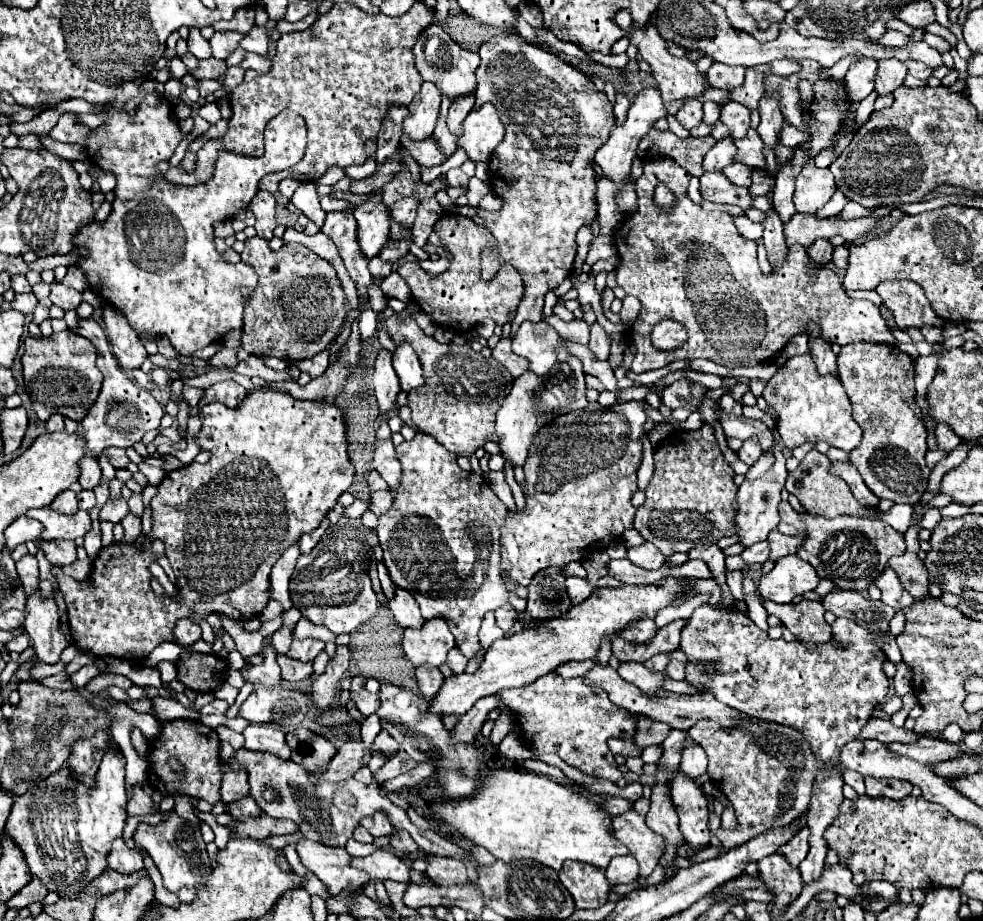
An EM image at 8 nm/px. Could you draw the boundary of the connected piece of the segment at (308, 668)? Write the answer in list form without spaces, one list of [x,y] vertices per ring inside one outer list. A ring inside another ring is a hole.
[[[278,655],[278,665],[282,669],[282,679],[292,681],[292,683],[312,675],[312,663],[302,663],[302,661],[290,659],[286,655]]]

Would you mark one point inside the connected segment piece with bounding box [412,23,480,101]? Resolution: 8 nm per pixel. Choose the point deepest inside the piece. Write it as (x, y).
(452, 69)

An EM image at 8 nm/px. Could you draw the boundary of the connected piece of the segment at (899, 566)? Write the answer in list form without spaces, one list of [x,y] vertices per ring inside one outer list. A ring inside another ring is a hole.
[[[908,527],[906,531],[906,553],[900,557],[892,557],[888,561],[888,565],[898,571],[902,586],[908,589],[908,592],[917,601],[924,599],[930,591],[930,577],[926,571],[926,565],[922,559],[918,559],[918,551],[920,551],[920,543],[918,543],[918,527]]]

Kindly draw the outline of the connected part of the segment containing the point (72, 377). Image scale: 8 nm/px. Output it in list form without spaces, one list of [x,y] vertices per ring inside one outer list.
[[[66,329],[50,337],[26,337],[24,349],[24,381],[36,415],[46,421],[50,415],[62,413],[74,421],[82,421],[102,385],[102,373],[96,367],[96,347],[78,333]]]

